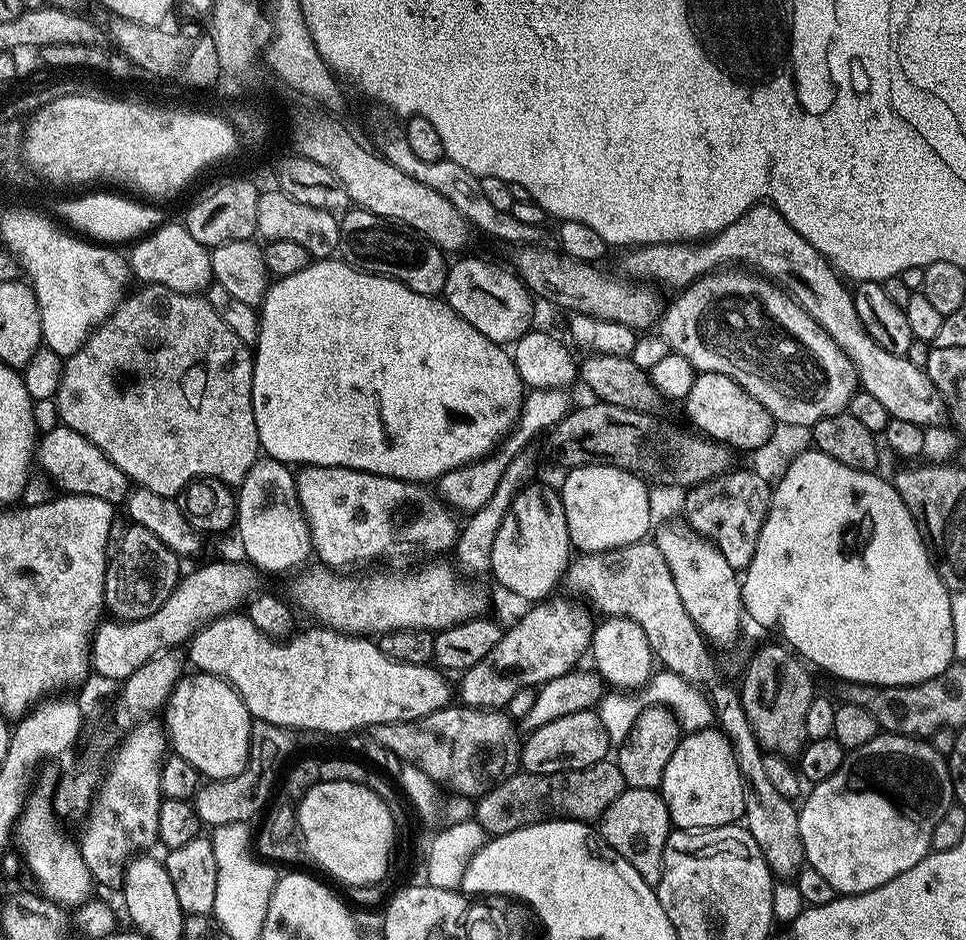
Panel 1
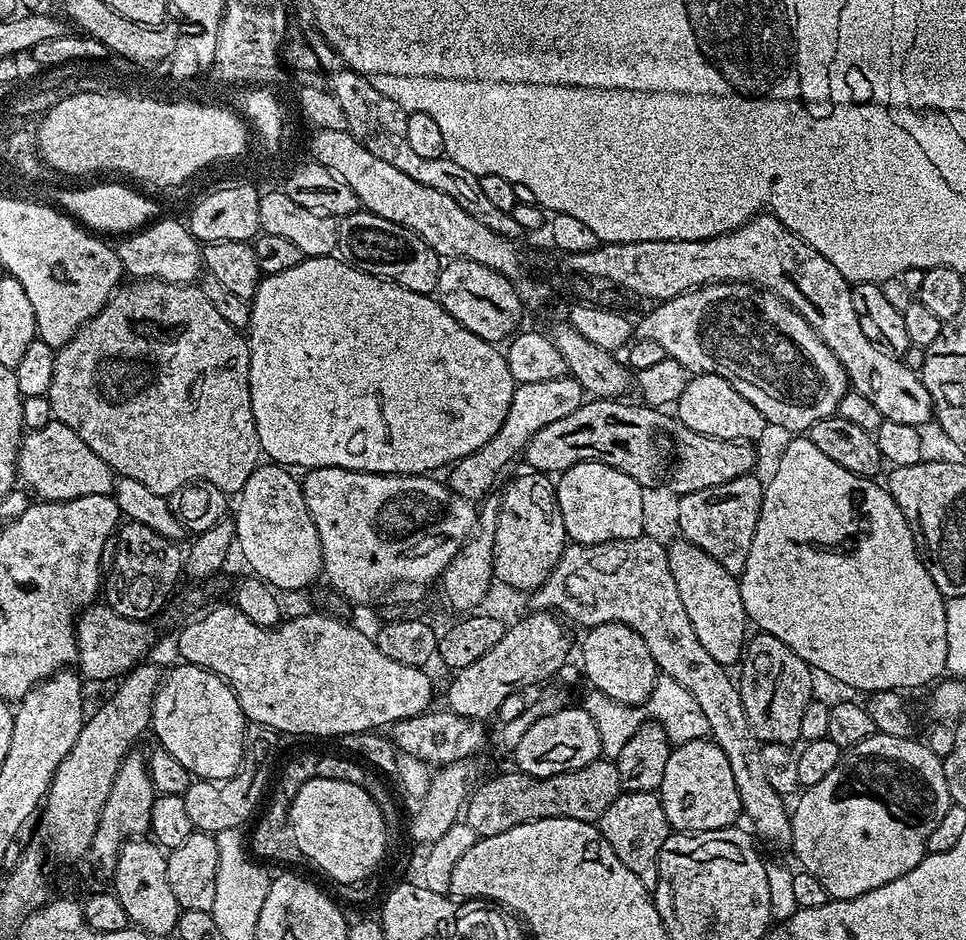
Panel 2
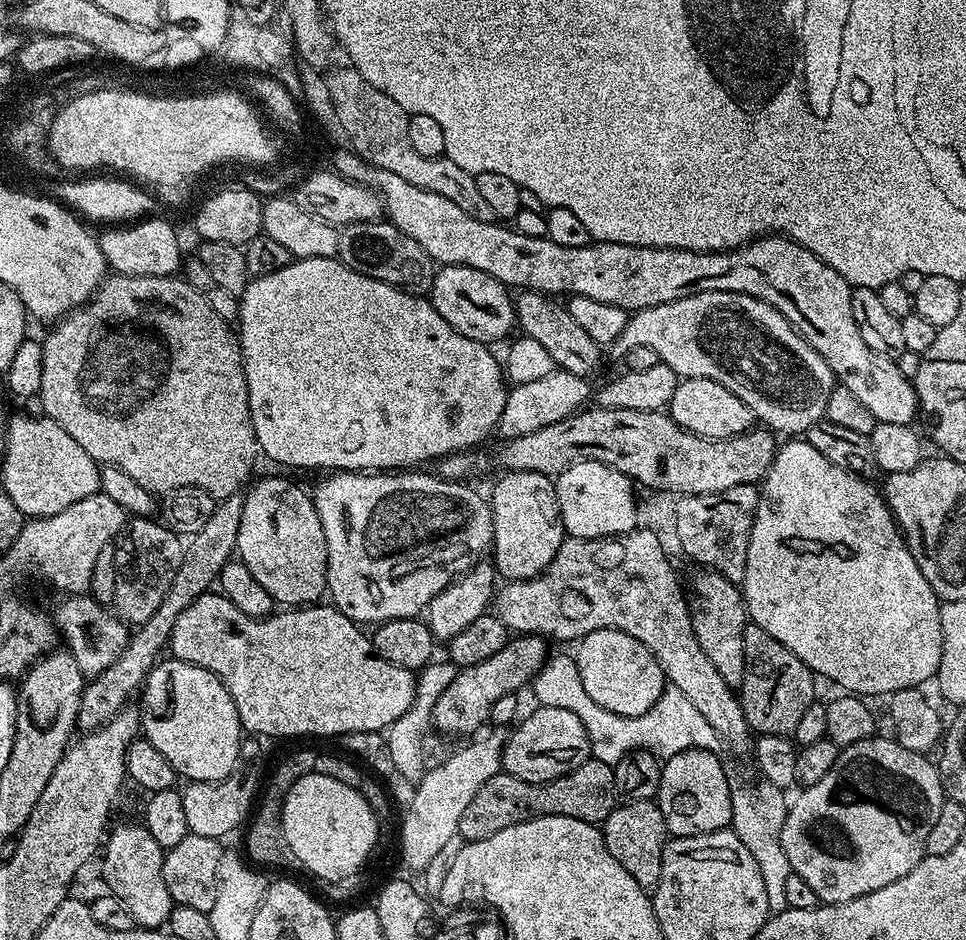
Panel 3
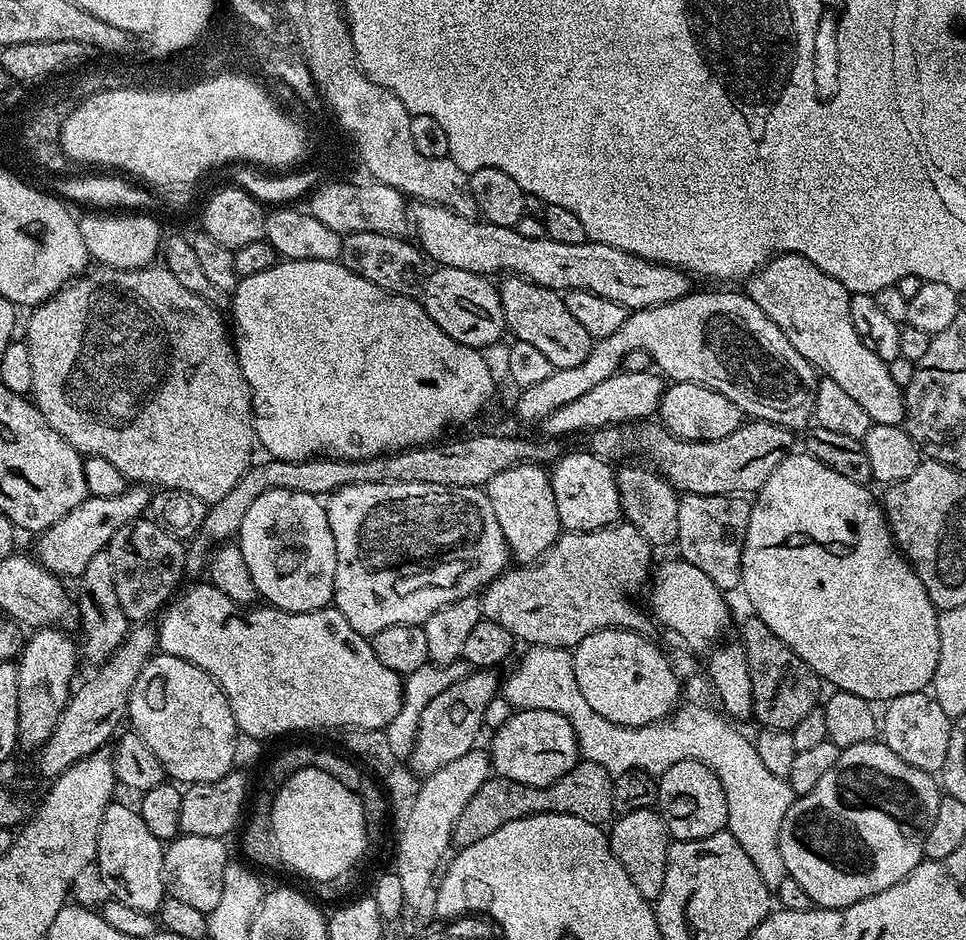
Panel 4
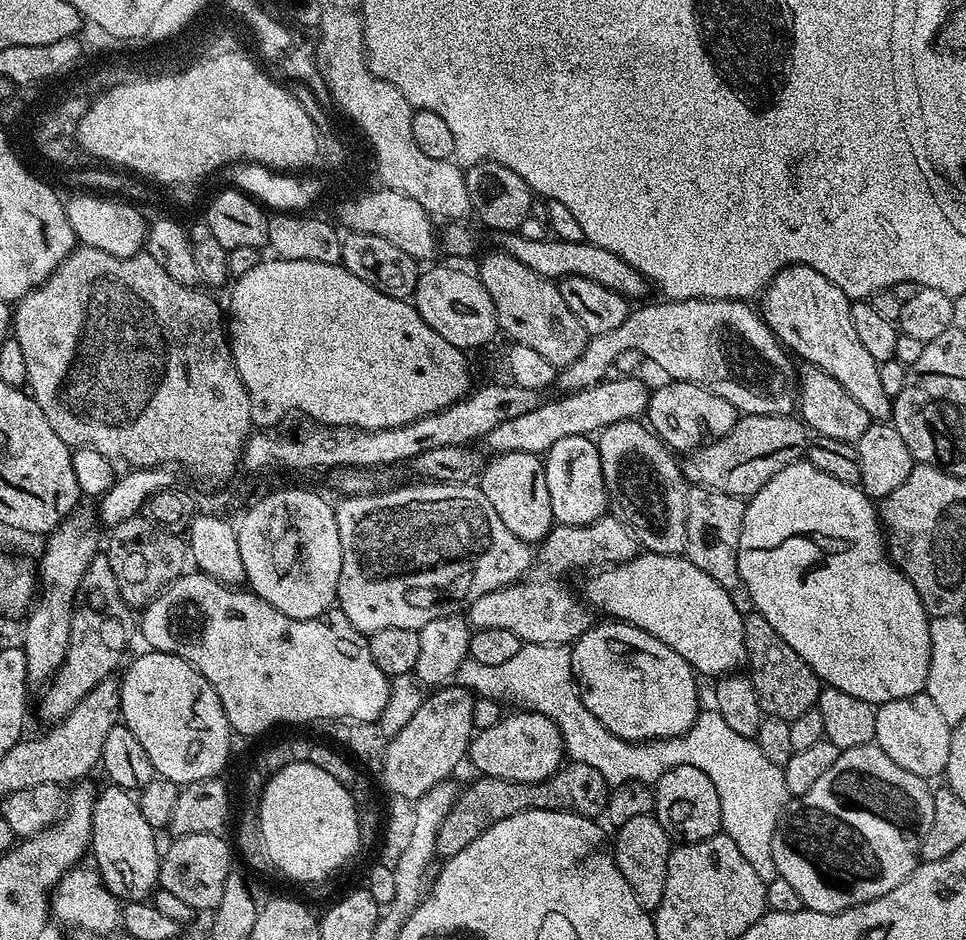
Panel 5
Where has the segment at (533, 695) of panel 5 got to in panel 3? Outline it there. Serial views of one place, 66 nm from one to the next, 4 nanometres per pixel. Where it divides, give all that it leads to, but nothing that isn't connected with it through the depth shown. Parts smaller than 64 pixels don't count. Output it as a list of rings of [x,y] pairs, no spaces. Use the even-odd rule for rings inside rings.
[[[549,655],[541,666],[540,672],[530,681],[530,689],[536,695],[535,703],[545,708],[565,708],[578,718],[582,718],[582,726],[586,726],[586,734],[590,738],[591,759],[598,762],[616,765],[621,758],[631,752],[650,752],[657,758],[667,758],[674,754],[682,754],[691,748],[701,748],[707,752],[716,752],[721,747],[720,735],[702,718],[696,709],[682,694],[682,690],[668,686],[663,694],[641,716],[623,716],[610,710],[602,710],[586,689],[582,687],[582,678],[578,678],[578,666],[571,655]],[[757,782],[752,784],[736,784],[732,789],[732,822],[731,831],[750,850],[754,862],[758,862],[758,870],[762,870],[762,883],[766,886],[766,902],[769,913],[783,912],[788,907],[786,902],[786,881],[793,872],[790,858],[786,858],[786,850],[780,845],[780,835],[785,818],[788,817],[789,805],[784,804],[785,793],[773,784]]]

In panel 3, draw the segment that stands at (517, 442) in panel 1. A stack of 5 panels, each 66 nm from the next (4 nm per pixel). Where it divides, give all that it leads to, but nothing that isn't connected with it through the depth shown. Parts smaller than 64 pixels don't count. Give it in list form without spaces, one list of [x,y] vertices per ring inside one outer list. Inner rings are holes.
[[[560,367],[534,382],[512,384],[498,425],[499,435],[502,434],[504,440],[522,438],[522,434],[534,434],[534,430],[542,430],[542,426],[554,426],[554,422],[570,418],[589,403],[594,392],[590,384],[587,379],[568,373]]]

